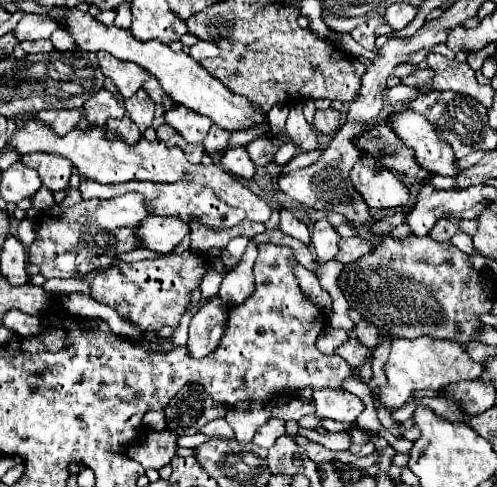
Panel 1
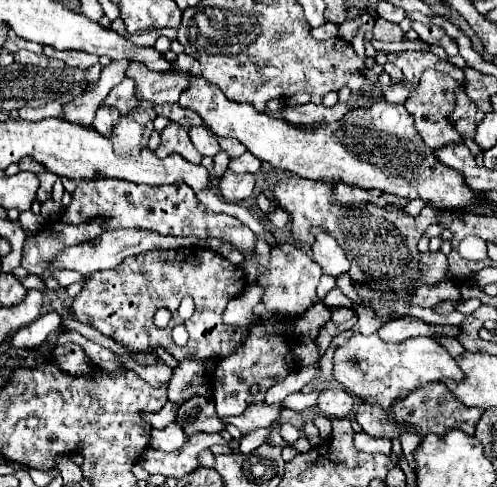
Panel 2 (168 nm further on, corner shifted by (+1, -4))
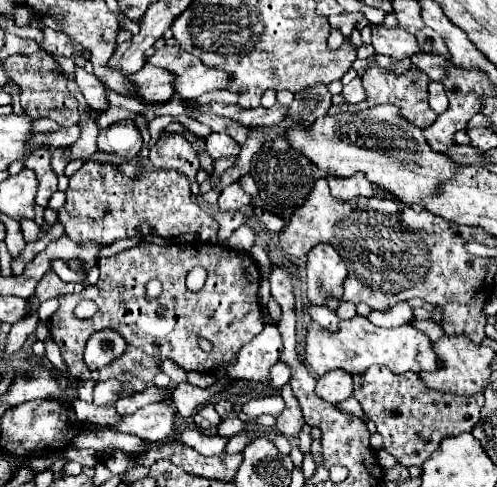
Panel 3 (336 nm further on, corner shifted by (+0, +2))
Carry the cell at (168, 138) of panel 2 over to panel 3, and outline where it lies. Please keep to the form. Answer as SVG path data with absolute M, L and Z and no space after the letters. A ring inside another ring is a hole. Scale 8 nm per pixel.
M163 133L151 147L149 159L155 167L177 169L189 179L195 179L195 173L199 169L197 153L193 153L189 141L185 141L185 137L179 133Z

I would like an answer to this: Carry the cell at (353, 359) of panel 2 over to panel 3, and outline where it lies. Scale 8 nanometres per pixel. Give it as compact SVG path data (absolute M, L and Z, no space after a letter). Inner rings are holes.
M355 315L349 321L341 321L339 331L327 333L317 323L311 321L307 333L307 351L305 351L305 365L315 377L323 377L333 369L343 369L351 375L365 373L371 365L387 365L393 373L407 373L407 371L437 371L439 361L433 353L431 339L417 331L413 325L403 325L395 329L383 329L373 325L367 317Z

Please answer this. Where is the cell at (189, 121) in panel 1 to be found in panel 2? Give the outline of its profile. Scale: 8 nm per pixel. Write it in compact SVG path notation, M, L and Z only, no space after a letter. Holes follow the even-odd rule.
M192 127L190 129L190 139L194 143L194 147L198 149L198 153L214 157L220 151L218 141L214 139L214 135L206 129L206 127Z

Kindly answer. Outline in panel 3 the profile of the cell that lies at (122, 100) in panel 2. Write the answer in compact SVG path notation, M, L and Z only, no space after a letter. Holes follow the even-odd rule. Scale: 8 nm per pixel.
M145 65L141 71L127 75L127 81L133 85L135 97L143 101L169 101L175 95L173 73L153 65Z

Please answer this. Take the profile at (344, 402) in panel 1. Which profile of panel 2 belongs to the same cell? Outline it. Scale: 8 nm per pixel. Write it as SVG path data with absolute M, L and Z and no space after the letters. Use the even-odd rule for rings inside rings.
M324 389L318 397L320 411L330 419L342 419L344 415L352 415L354 397L344 389Z

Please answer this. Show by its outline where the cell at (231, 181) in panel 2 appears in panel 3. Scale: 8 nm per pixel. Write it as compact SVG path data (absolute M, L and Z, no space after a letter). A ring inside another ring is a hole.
M233 183L229 187L225 187L219 195L219 209L221 211L235 211L235 209L243 209L251 203L251 197L241 189L241 183Z

